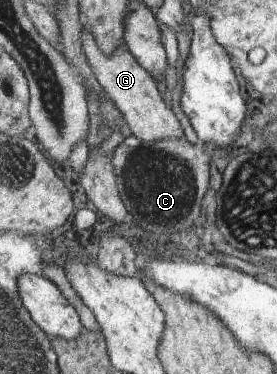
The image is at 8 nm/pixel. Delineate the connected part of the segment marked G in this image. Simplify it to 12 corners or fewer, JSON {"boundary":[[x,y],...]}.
{"boundary":[[81,27],[103,91],[146,142],[184,138],[154,75],[125,47]]}

